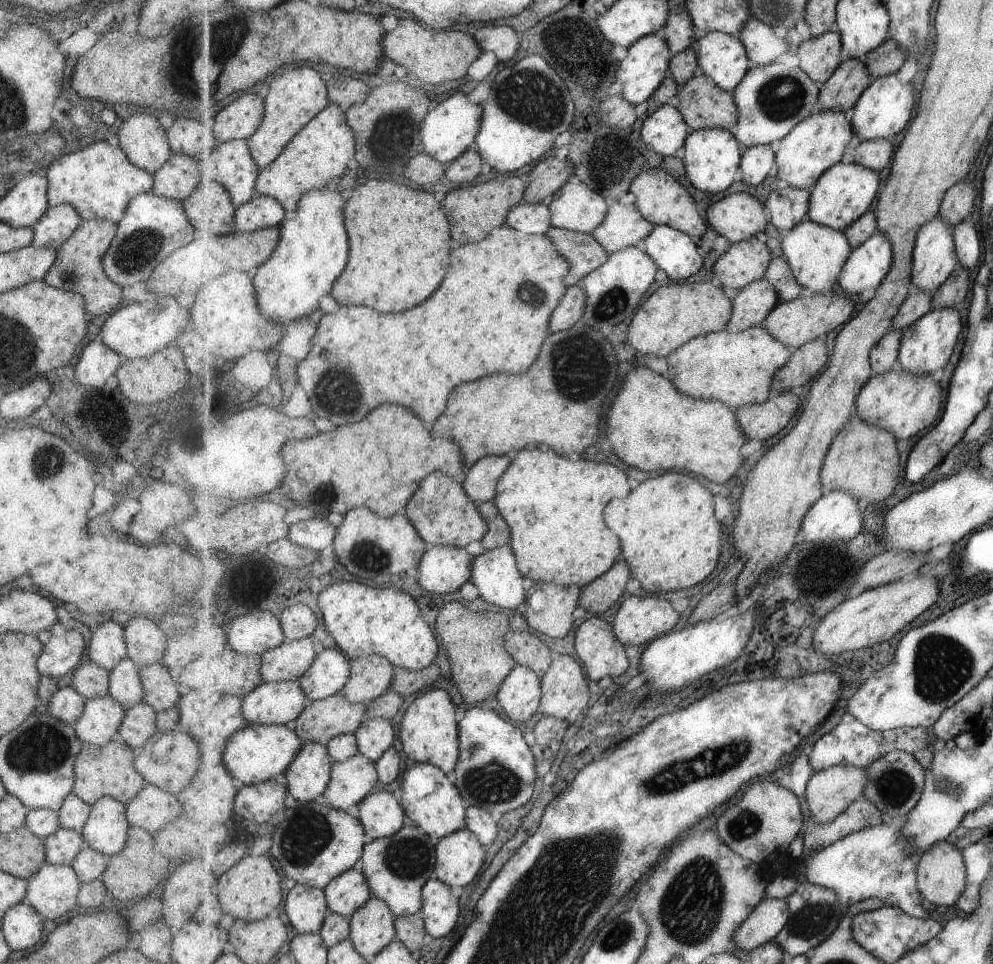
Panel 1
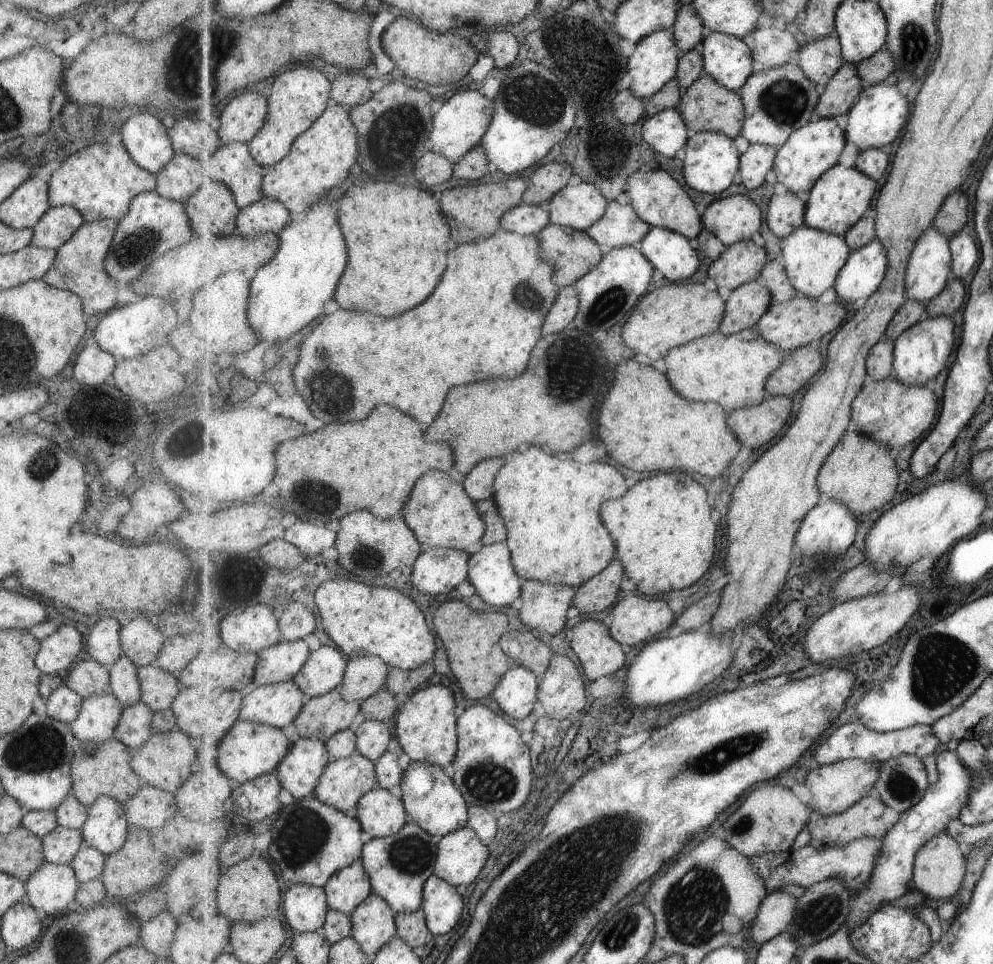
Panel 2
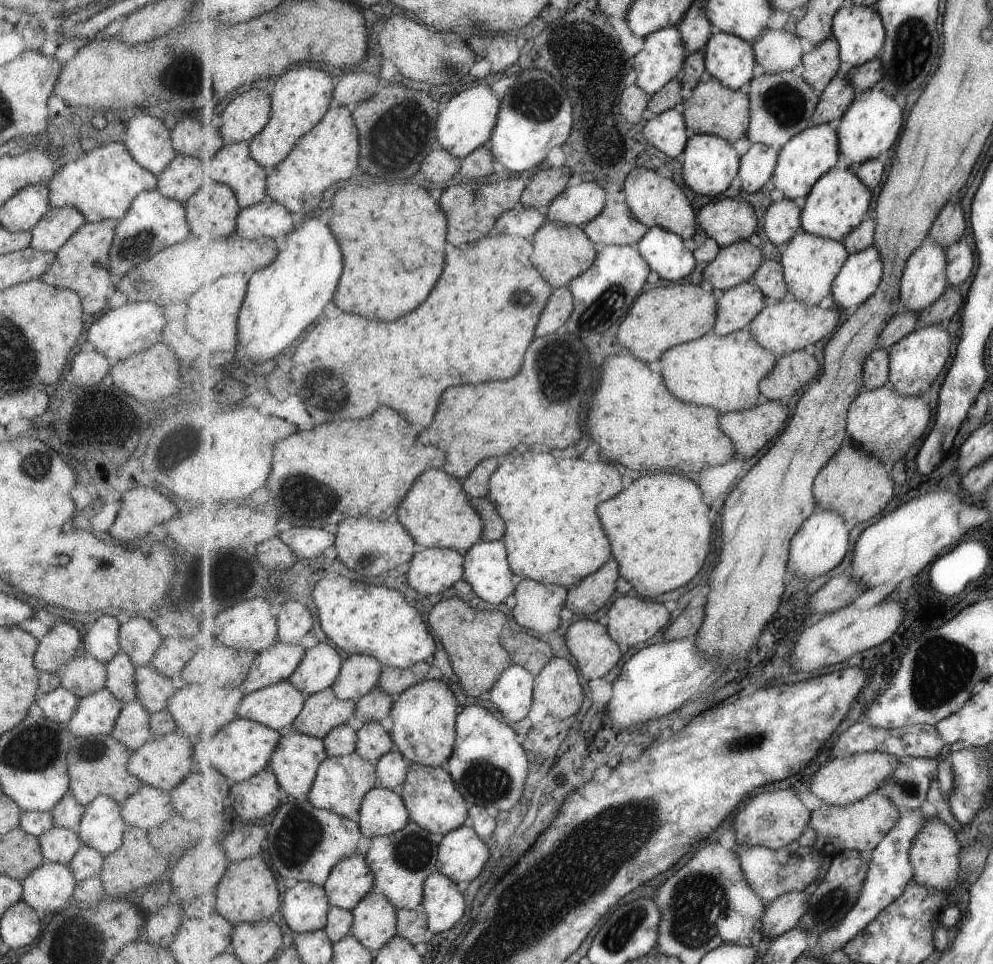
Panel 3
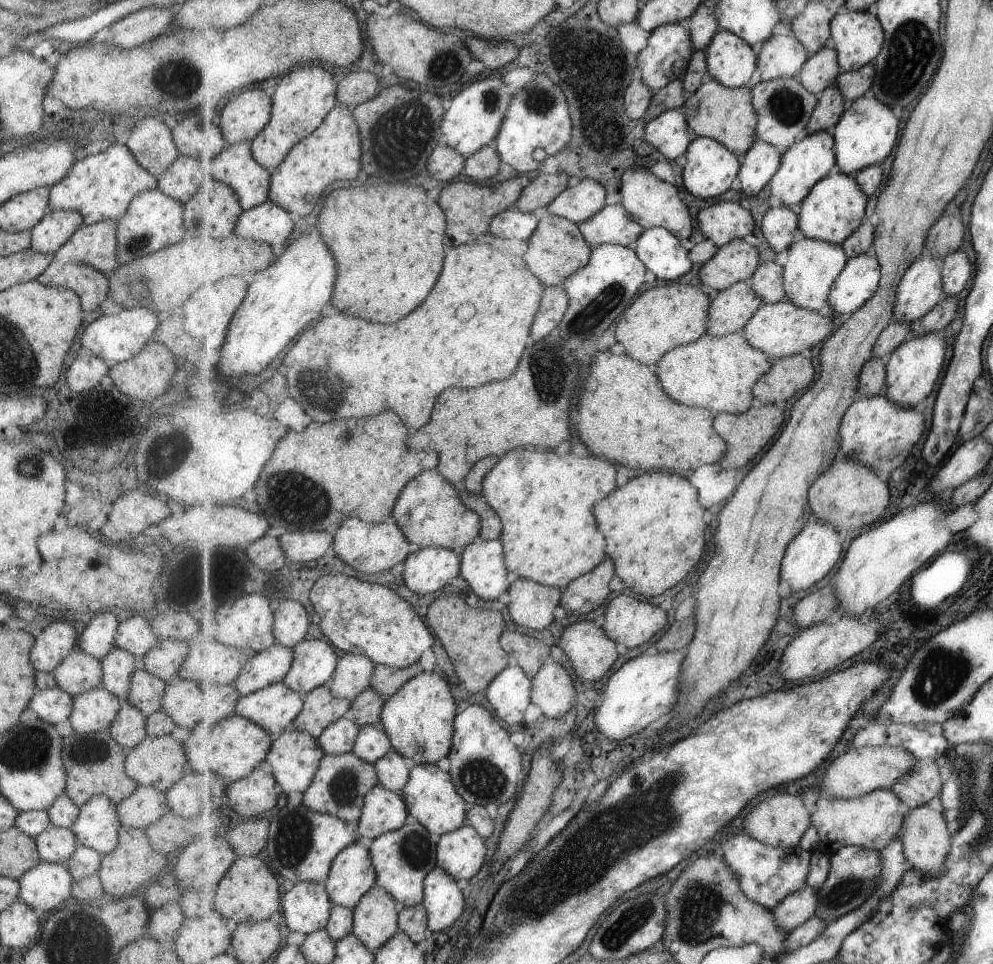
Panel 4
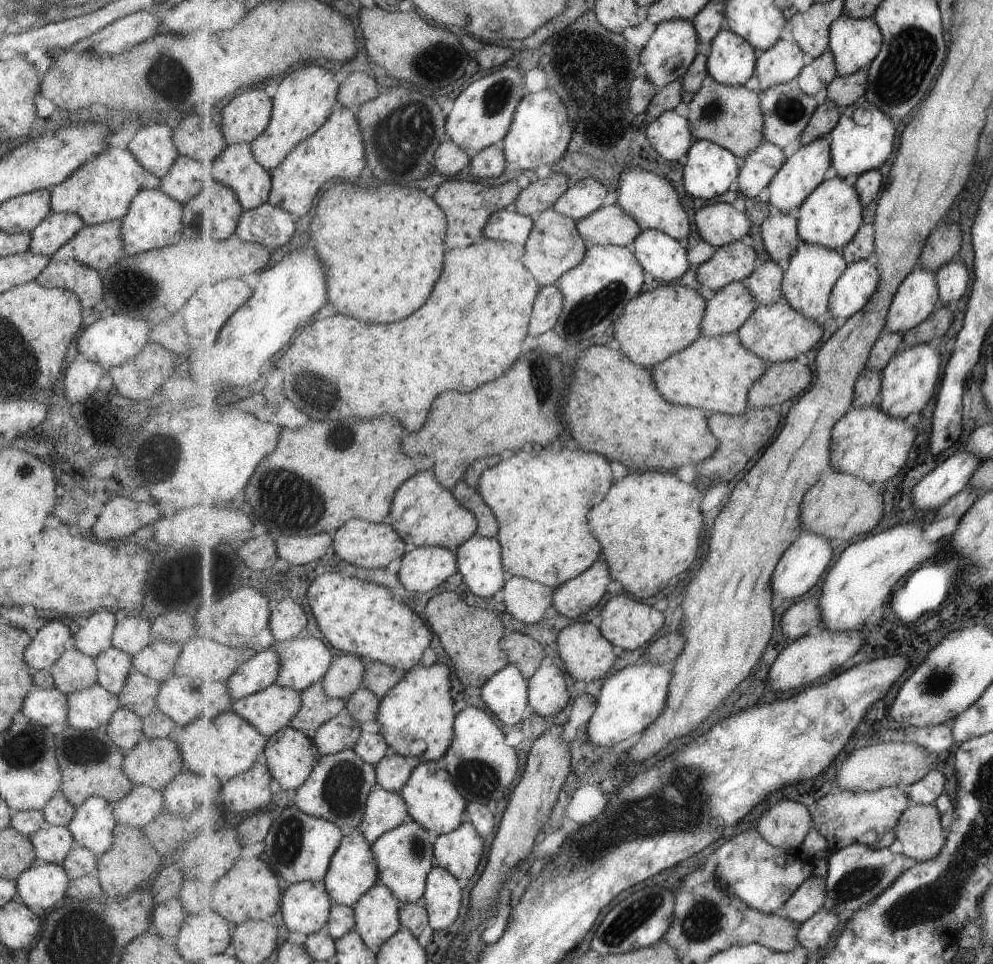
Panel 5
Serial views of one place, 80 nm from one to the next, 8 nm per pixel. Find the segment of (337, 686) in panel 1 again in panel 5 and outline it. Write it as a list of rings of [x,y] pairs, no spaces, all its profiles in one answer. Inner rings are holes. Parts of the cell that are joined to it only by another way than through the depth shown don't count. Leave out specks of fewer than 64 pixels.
[[[306,635],[277,642],[274,647],[282,657],[280,675],[275,684],[300,693],[323,682],[335,658],[323,640]]]

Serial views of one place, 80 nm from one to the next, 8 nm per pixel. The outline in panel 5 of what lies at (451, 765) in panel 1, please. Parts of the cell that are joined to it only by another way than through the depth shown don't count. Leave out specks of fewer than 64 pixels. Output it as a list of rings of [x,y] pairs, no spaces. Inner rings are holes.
[[[436,663],[414,666],[408,675],[381,699],[376,721],[391,751],[409,758],[417,756],[421,763],[444,758],[454,742],[454,722],[458,718],[453,710],[451,696],[451,670],[447,664]]]

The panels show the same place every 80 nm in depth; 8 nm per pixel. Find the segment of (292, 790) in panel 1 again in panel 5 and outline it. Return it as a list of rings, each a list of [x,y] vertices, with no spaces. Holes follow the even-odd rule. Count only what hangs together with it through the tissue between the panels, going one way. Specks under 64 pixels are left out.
[[[289,726],[269,738],[263,758],[267,759],[267,766],[270,768],[275,780],[279,780],[281,788],[296,791],[309,780],[315,765],[322,758],[322,754],[315,746],[311,736],[293,726]]]

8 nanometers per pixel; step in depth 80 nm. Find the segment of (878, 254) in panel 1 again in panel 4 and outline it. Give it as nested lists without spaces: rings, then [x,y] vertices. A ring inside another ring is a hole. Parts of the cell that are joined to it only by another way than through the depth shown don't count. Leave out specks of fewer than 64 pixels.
[[[862,254],[855,258],[849,259],[844,271],[835,281],[834,287],[830,292],[830,299],[828,304],[837,316],[840,314],[851,314],[858,311],[867,301],[878,291],[882,280],[882,265],[878,261],[878,257],[869,256],[869,254]]]

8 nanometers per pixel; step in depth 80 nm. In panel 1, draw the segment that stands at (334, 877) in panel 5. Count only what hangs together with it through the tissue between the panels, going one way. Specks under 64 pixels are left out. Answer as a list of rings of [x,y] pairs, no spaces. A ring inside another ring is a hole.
[[[360,866],[331,880],[324,892],[330,911],[347,918],[355,915],[373,897]]]

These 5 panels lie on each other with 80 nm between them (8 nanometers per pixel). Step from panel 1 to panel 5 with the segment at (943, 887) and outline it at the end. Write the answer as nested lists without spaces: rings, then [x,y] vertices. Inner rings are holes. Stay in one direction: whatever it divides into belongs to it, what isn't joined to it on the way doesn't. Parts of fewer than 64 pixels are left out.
[[[911,804],[895,830],[902,852],[919,863],[936,859],[946,846],[942,814],[935,805]]]

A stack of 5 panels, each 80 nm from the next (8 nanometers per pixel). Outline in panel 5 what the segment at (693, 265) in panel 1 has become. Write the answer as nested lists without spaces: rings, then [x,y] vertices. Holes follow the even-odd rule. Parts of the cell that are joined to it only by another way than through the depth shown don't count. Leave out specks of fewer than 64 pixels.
[[[657,229],[643,231],[633,248],[643,268],[661,284],[679,280],[691,268],[684,242]]]

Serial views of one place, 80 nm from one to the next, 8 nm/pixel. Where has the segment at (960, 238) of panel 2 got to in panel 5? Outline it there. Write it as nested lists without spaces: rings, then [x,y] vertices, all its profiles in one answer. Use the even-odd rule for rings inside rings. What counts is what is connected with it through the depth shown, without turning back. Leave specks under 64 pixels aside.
[[[960,262],[947,263],[937,272],[941,306],[953,306],[969,292],[969,270]]]

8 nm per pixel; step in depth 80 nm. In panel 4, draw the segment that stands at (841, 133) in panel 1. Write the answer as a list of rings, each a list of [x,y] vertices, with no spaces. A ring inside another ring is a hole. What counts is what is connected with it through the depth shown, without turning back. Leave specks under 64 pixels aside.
[[[825,131],[807,135],[806,139],[799,140],[789,150],[784,151],[782,166],[770,180],[770,194],[780,198],[781,204],[798,209],[799,205],[814,190],[814,186],[826,178],[831,168],[837,165],[834,151],[835,139]]]

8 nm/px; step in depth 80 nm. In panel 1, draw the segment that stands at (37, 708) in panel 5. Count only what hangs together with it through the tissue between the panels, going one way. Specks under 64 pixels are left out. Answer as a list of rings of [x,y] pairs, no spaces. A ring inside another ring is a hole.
[[[71,686],[59,688],[55,694],[51,694],[47,704],[47,712],[64,724],[71,725],[79,719],[83,710],[83,699]]]

